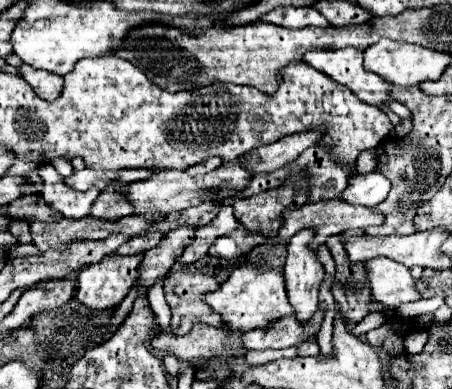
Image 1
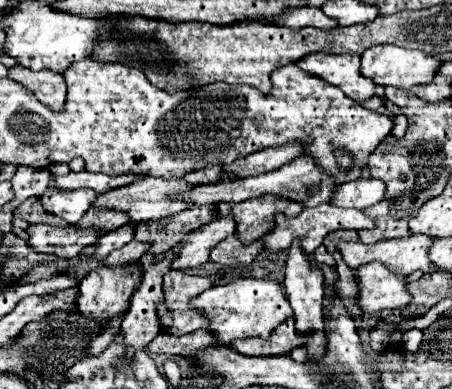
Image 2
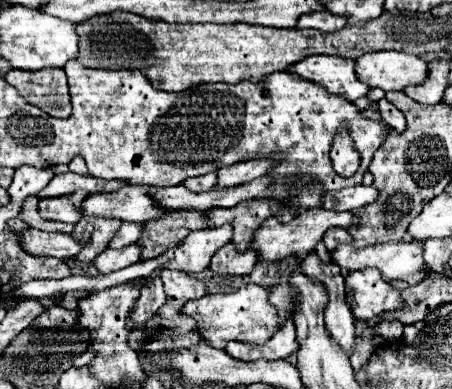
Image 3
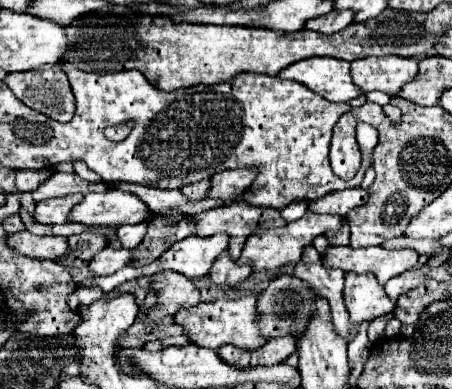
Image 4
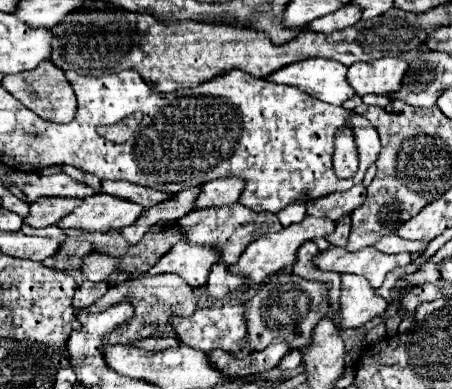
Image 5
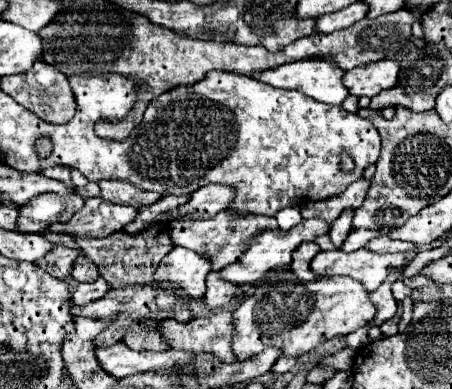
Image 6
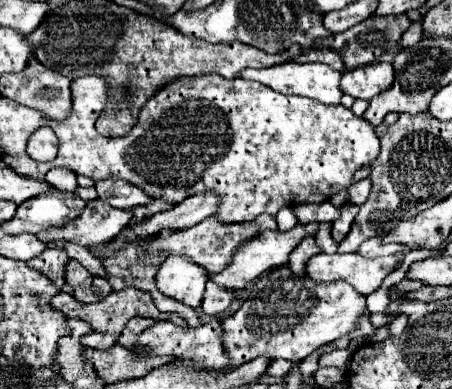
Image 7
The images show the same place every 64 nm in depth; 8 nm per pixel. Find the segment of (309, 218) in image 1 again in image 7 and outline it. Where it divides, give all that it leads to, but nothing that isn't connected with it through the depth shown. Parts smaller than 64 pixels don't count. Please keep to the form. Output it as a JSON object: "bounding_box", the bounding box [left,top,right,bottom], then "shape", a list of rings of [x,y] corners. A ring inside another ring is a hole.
{"bounding_box":[208,224,318,290],"shape":[[[298,224],[298,226],[294,226],[288,232],[278,232],[278,230],[276,232],[270,232],[270,230],[266,230],[266,232],[258,234],[256,238],[244,242],[234,252],[230,264],[222,272],[218,272],[218,274],[208,274],[208,278],[214,284],[218,284],[220,288],[224,288],[224,290],[242,290],[248,282],[252,282],[262,272],[268,272],[268,270],[278,268],[278,266],[284,266],[288,262],[290,252],[300,244],[300,240],[306,238],[306,236],[314,236],[316,234],[316,228],[318,228],[318,224]]]}

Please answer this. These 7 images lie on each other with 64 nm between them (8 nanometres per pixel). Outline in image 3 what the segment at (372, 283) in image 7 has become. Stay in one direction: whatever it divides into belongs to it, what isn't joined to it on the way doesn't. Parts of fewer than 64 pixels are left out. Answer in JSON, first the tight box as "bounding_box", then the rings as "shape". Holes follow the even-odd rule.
{"bounding_box":[332,242,424,284],"shape":[[[388,242],[388,244],[374,244],[374,246],[364,246],[356,248],[352,244],[338,244],[332,252],[332,262],[338,264],[340,268],[346,268],[348,272],[352,270],[364,270],[364,268],[378,268],[382,272],[384,280],[406,280],[410,284],[416,284],[418,280],[424,278],[420,272],[424,266],[422,258],[422,246],[420,242]]]}

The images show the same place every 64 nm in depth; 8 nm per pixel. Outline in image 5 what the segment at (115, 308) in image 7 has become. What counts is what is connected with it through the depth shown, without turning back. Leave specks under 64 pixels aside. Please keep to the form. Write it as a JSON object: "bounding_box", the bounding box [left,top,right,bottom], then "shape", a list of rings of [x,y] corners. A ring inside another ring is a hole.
{"bounding_box":[84,274,196,344],"shape":[[[170,274],[154,276],[154,278],[144,276],[138,280],[126,280],[116,286],[110,286],[108,292],[100,300],[96,300],[96,304],[84,308],[84,312],[104,312],[110,306],[124,302],[124,300],[134,306],[134,316],[126,324],[122,324],[122,328],[116,328],[116,330],[112,330],[112,334],[104,336],[106,344],[130,344],[134,340],[142,340],[142,338],[148,338],[154,334],[156,336],[174,336],[174,332],[168,324],[168,318],[170,316],[190,316],[196,312],[194,290],[188,288],[188,284],[184,284],[184,280],[180,280],[180,276],[170,276]]]}

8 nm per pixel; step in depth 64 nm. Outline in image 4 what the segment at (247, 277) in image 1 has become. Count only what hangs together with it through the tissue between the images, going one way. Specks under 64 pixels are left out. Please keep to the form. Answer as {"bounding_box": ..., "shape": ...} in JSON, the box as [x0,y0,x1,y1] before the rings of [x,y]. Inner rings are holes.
{"bounding_box":[174,294,266,350],"shape":[[[250,294],[238,300],[216,300],[216,302],[208,302],[208,304],[198,304],[196,308],[178,312],[174,316],[176,324],[180,324],[184,328],[184,334],[188,336],[188,340],[196,346],[202,348],[220,348],[224,344],[232,344],[236,348],[242,350],[256,350],[262,344],[266,344],[266,340],[260,336],[258,328],[256,328],[256,298],[258,294]]]}

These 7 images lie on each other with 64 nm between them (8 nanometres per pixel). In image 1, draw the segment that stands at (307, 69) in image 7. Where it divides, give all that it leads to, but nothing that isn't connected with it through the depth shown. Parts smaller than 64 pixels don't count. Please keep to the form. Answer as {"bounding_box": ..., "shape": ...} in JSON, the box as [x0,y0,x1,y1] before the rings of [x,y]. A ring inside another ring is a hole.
{"bounding_box":[302,48,390,106],"shape":[[[356,48],[344,50],[312,50],[302,58],[304,64],[314,70],[330,76],[334,82],[344,84],[350,92],[358,96],[358,100],[374,106],[386,106],[390,96],[390,84],[380,80],[372,72],[364,72],[362,52]]]}

